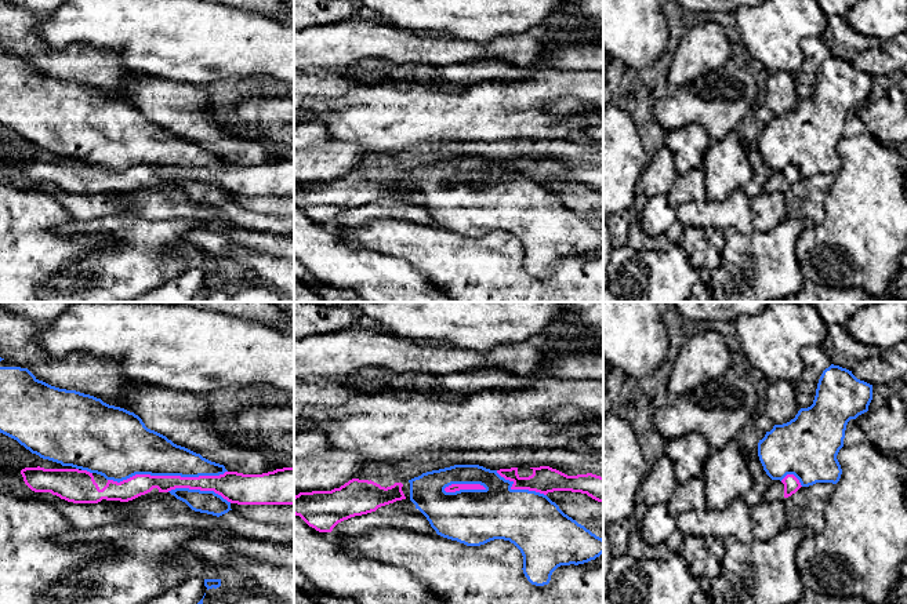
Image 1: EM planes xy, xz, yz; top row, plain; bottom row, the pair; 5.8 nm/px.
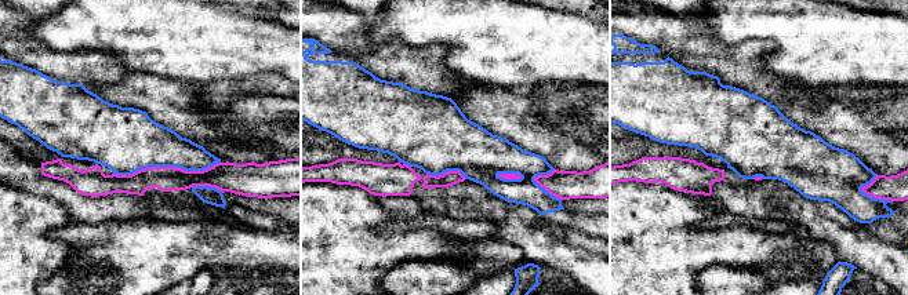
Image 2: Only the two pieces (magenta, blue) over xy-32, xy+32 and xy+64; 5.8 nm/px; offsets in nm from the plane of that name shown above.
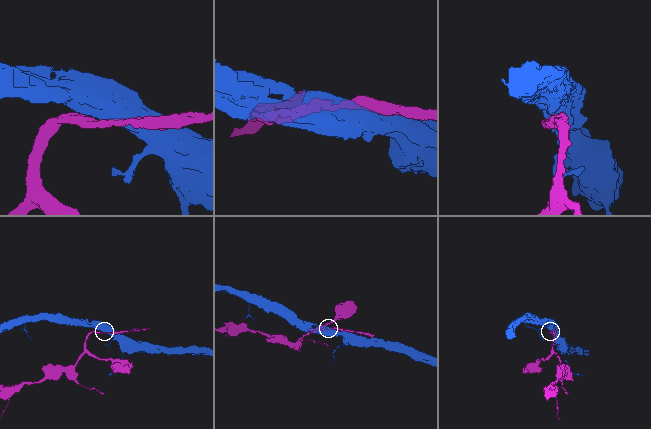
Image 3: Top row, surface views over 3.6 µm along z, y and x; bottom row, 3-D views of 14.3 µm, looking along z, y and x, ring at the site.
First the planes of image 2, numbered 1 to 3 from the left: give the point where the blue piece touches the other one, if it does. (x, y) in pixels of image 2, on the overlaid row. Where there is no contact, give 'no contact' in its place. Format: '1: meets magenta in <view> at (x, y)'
1: meets magenta in xy-32 at (166, 167)
2: meets magenta in xy+32 at (547, 190)
3: meets magenta in xy+64 at (876, 197)

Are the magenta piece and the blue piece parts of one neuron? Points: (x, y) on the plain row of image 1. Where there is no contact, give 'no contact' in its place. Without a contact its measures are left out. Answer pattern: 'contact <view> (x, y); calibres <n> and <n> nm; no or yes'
contact xy (167, 167); calibres 130 and 280 nm; no

